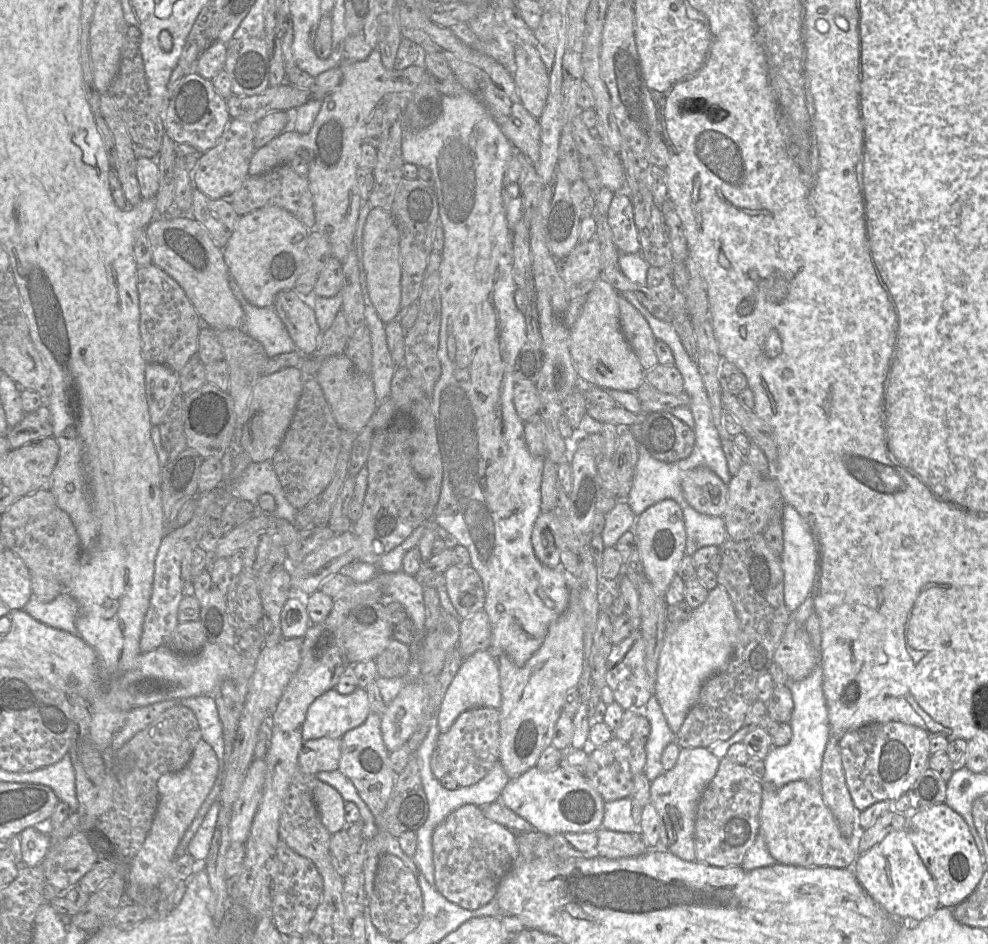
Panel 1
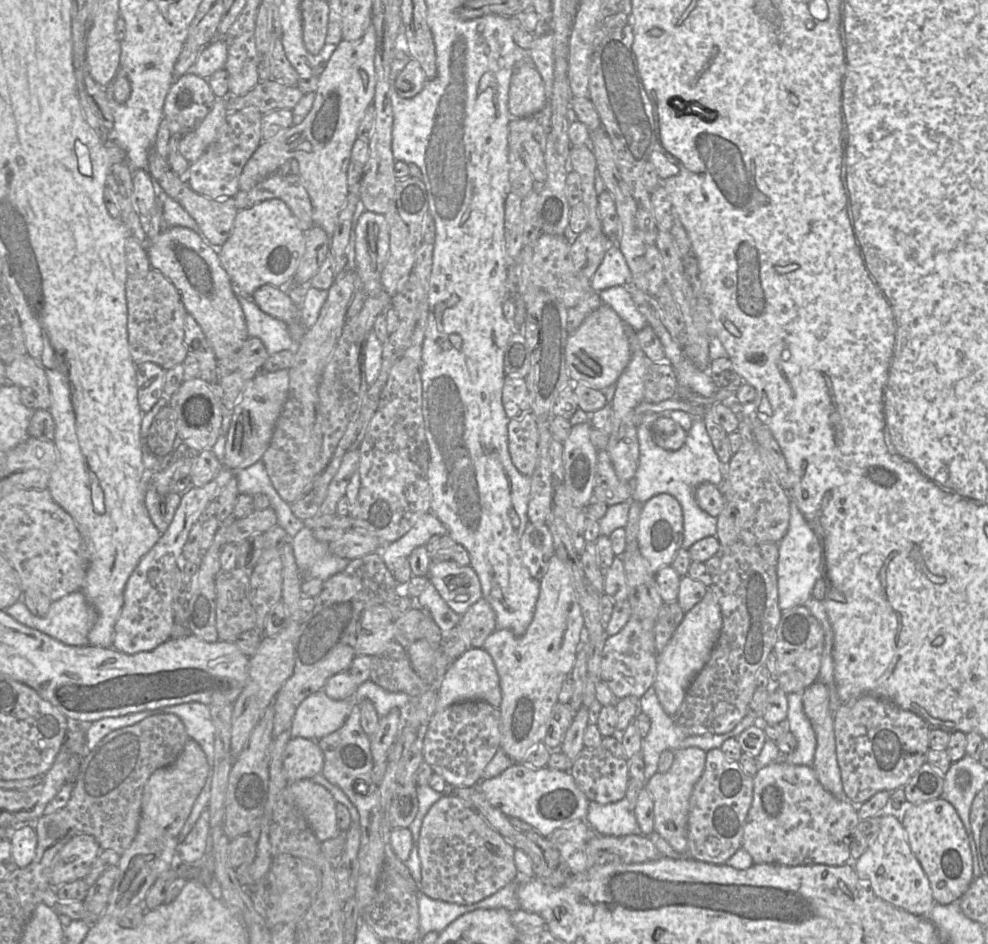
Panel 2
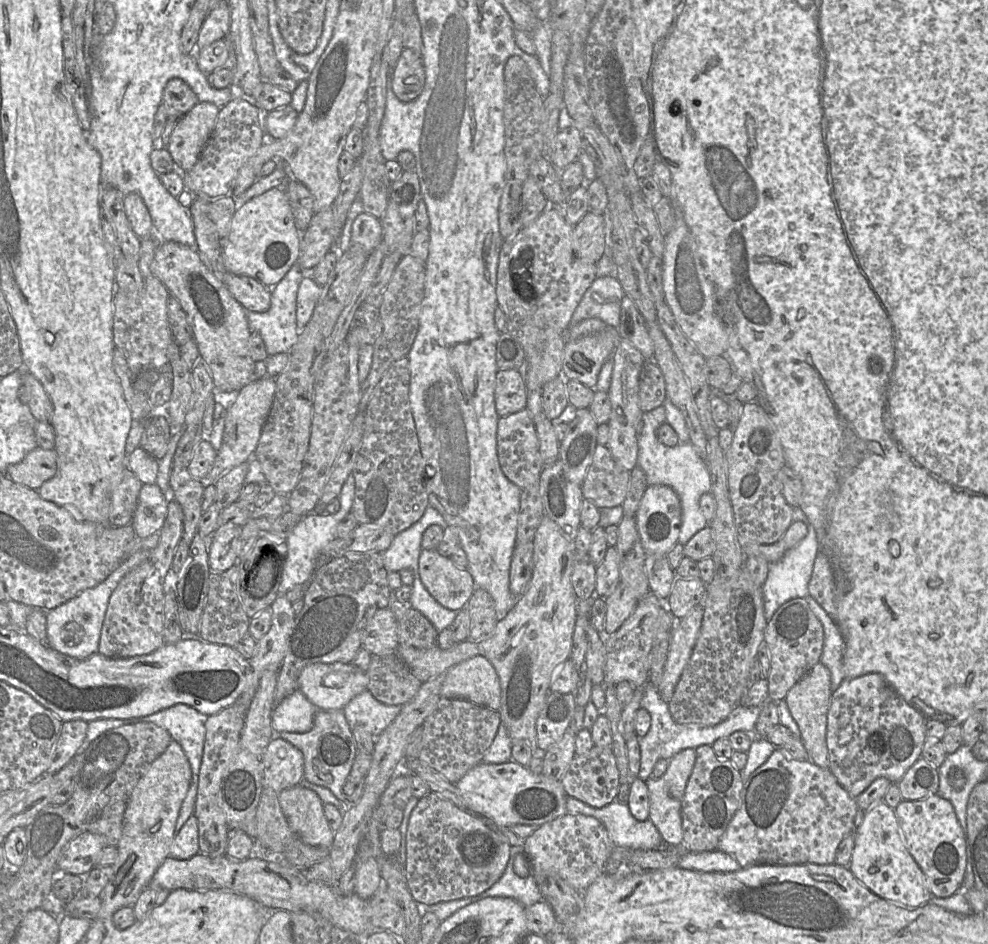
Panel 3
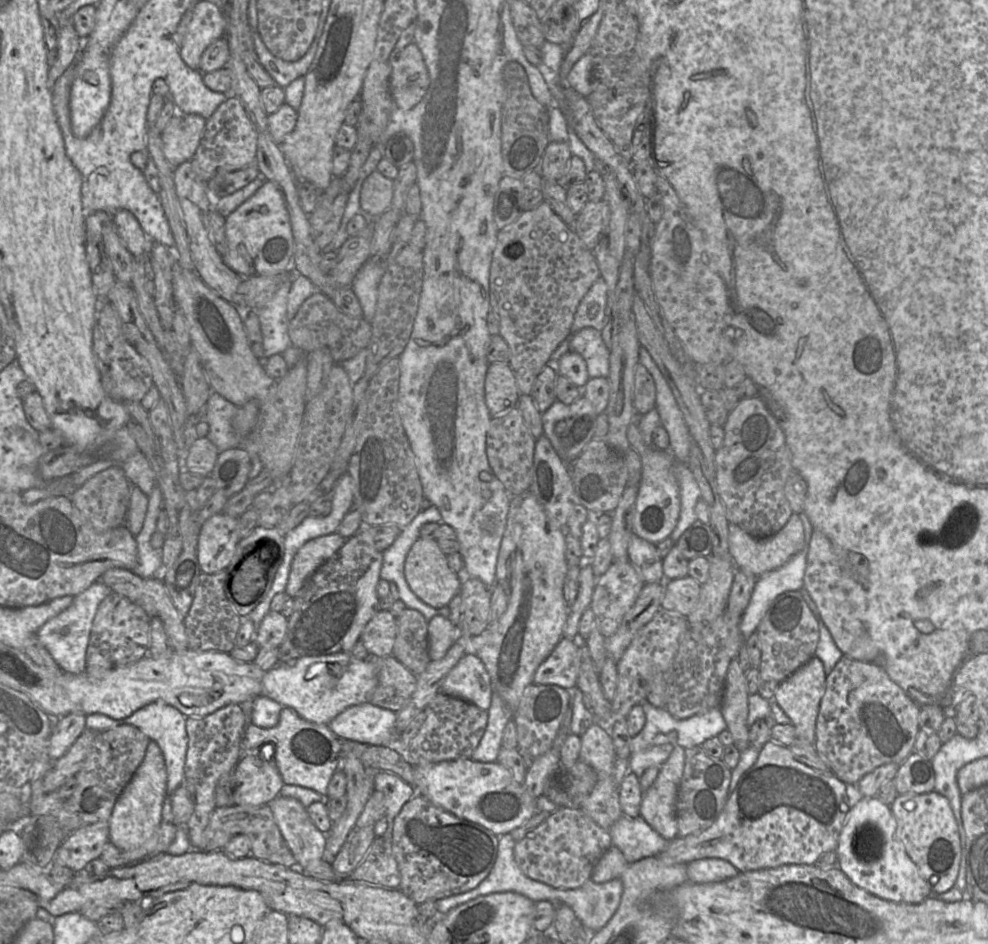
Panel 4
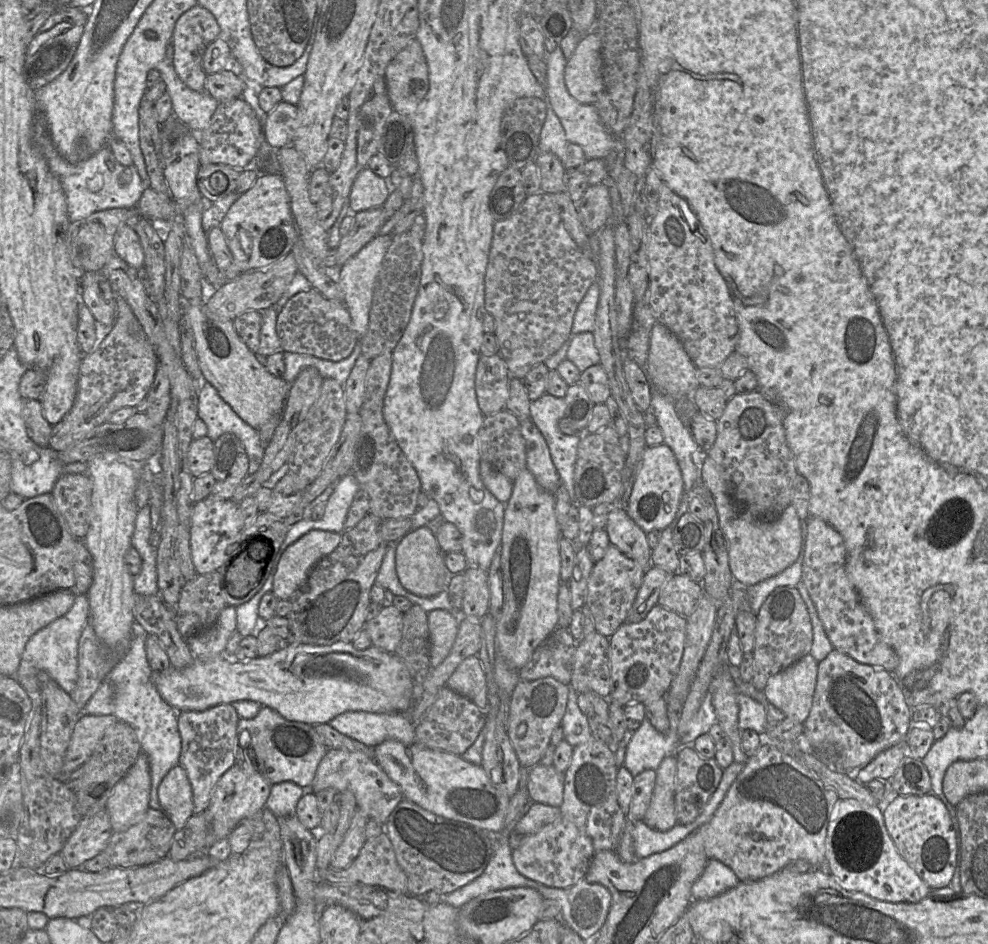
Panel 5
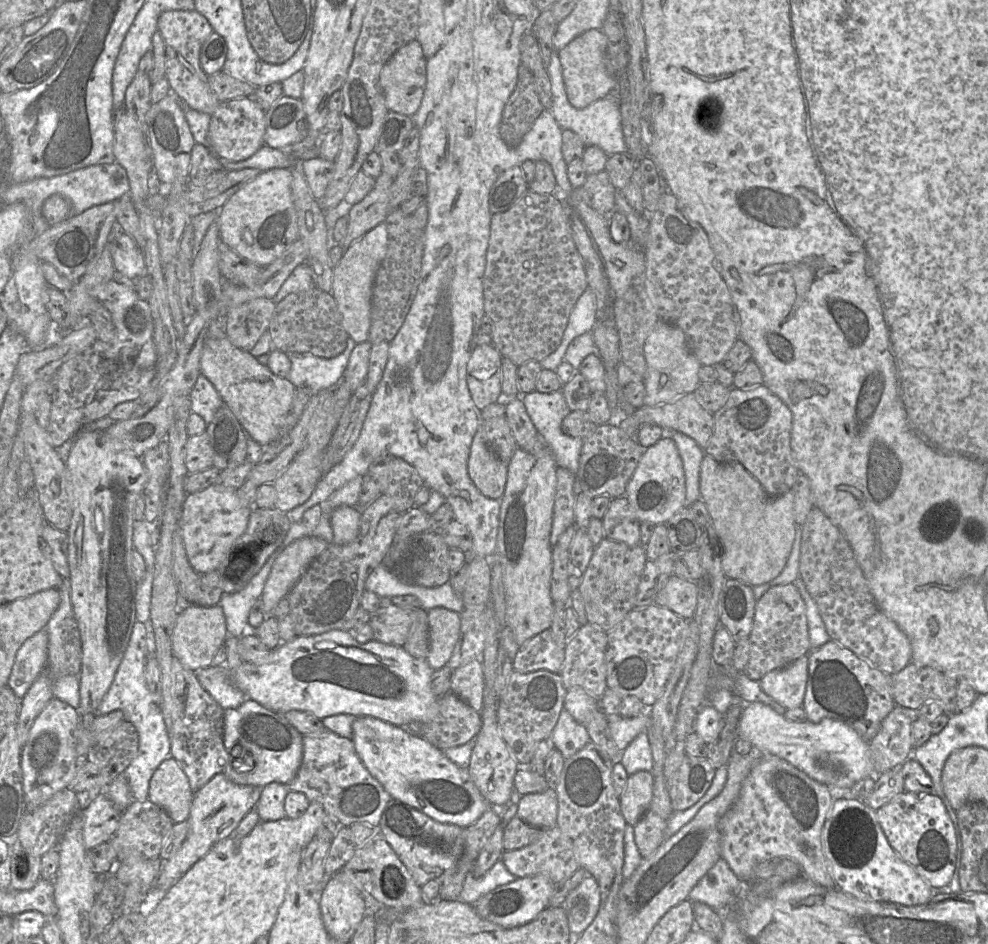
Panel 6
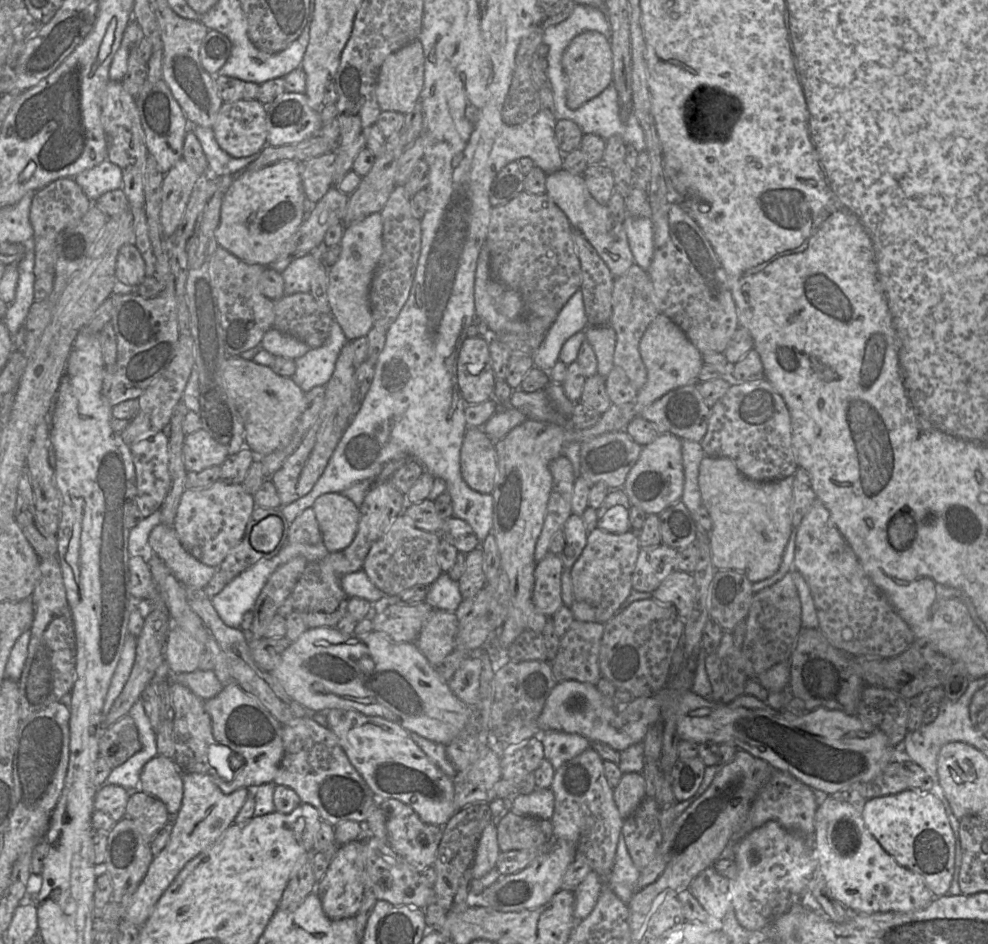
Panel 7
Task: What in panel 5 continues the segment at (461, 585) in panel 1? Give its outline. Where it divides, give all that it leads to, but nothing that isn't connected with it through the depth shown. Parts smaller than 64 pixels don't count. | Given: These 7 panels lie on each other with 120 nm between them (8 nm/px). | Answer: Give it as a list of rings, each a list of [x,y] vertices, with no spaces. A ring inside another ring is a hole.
[[[423,526],[410,530],[395,544],[395,567],[401,585],[420,597],[433,597],[448,589],[452,574],[445,564],[445,553],[436,536]]]

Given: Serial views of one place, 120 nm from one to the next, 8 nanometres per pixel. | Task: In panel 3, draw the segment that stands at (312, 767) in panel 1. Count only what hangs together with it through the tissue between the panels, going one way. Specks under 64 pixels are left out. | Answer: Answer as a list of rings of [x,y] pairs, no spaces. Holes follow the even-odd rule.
[[[282,738],[272,739],[261,756],[262,783],[275,792],[298,785],[304,779],[302,752]]]

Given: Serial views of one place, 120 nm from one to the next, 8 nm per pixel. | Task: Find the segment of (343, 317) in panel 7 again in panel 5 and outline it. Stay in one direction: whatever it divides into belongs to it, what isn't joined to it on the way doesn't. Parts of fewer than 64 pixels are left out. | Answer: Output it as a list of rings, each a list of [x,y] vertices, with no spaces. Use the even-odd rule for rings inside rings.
[[[390,234],[375,236],[335,272],[338,285],[344,296],[343,303],[350,314],[353,329],[359,338],[362,338],[368,331],[375,282],[391,242],[392,235]]]

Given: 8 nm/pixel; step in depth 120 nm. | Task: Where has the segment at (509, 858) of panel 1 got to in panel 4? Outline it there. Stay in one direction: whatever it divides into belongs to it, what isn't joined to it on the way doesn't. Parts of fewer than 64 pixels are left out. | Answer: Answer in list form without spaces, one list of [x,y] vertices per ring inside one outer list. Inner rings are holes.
[[[416,794],[393,819],[392,849],[401,875],[400,890],[417,905],[476,888],[490,873],[499,836],[459,818]]]

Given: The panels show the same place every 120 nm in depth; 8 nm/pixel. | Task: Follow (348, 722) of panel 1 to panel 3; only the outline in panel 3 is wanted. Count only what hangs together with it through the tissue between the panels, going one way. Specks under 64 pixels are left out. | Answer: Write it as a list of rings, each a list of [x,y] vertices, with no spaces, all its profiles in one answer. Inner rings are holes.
[[[296,690],[275,706],[272,713],[272,727],[275,732],[308,732],[313,727],[314,715],[318,710],[301,691]]]

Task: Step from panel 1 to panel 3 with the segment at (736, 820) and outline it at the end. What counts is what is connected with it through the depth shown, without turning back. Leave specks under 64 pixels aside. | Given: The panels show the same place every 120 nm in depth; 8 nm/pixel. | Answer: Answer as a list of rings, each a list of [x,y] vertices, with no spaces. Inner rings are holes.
[[[701,745],[695,752],[695,764],[682,799],[683,843],[690,852],[714,851],[740,806],[744,780],[730,759],[720,760],[711,745]]]

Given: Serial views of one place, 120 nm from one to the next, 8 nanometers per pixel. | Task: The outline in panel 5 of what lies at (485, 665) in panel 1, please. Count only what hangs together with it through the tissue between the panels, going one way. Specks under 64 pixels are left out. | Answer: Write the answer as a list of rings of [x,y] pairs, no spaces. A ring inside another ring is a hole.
[[[478,655],[464,659],[452,673],[446,687],[469,698],[481,710],[488,709],[488,687]]]

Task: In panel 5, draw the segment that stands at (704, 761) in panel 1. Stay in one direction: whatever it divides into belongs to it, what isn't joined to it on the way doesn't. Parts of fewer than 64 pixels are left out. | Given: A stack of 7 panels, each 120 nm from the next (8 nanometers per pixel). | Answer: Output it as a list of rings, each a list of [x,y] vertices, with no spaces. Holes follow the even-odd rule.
[[[675,754],[666,756],[655,771],[655,786],[643,821],[655,830],[667,831],[676,825],[674,793],[677,759]]]

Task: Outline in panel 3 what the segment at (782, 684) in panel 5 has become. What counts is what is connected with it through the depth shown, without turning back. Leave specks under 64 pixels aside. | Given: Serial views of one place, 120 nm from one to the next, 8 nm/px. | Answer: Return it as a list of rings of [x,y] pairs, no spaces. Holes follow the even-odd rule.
[[[821,662],[796,683],[785,697],[791,716],[799,727],[801,740],[808,752],[809,760],[823,769],[829,769],[826,732],[831,697],[830,672]]]

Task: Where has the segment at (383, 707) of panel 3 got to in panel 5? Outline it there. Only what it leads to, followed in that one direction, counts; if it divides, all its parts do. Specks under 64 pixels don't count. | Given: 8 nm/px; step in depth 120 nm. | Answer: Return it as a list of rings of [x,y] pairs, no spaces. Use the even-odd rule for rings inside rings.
[[[348,711],[336,716],[328,724],[340,733],[372,748],[385,740],[397,740],[406,745],[415,742],[415,726],[401,712]]]

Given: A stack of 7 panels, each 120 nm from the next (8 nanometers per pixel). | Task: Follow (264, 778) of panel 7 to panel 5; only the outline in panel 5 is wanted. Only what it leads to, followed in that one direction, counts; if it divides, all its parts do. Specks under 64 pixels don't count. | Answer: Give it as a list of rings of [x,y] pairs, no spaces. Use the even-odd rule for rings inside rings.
[[[262,706],[254,718],[240,718],[238,722],[236,762],[245,758],[245,750],[256,769],[271,784],[290,781],[303,789],[310,789],[317,767],[328,748],[314,725],[287,720],[275,710]],[[248,749],[253,749],[254,754],[249,755]]]

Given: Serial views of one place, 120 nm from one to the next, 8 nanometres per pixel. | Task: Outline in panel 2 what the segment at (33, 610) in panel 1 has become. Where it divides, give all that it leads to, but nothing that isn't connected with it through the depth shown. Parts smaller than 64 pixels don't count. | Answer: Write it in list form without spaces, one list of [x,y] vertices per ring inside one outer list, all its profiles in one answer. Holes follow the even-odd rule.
[[[81,590],[72,592],[59,600],[52,602],[48,613],[44,617],[34,616],[22,600],[14,603],[4,611],[20,624],[40,631],[63,644],[70,646],[89,645],[88,634],[97,618],[95,609]]]

